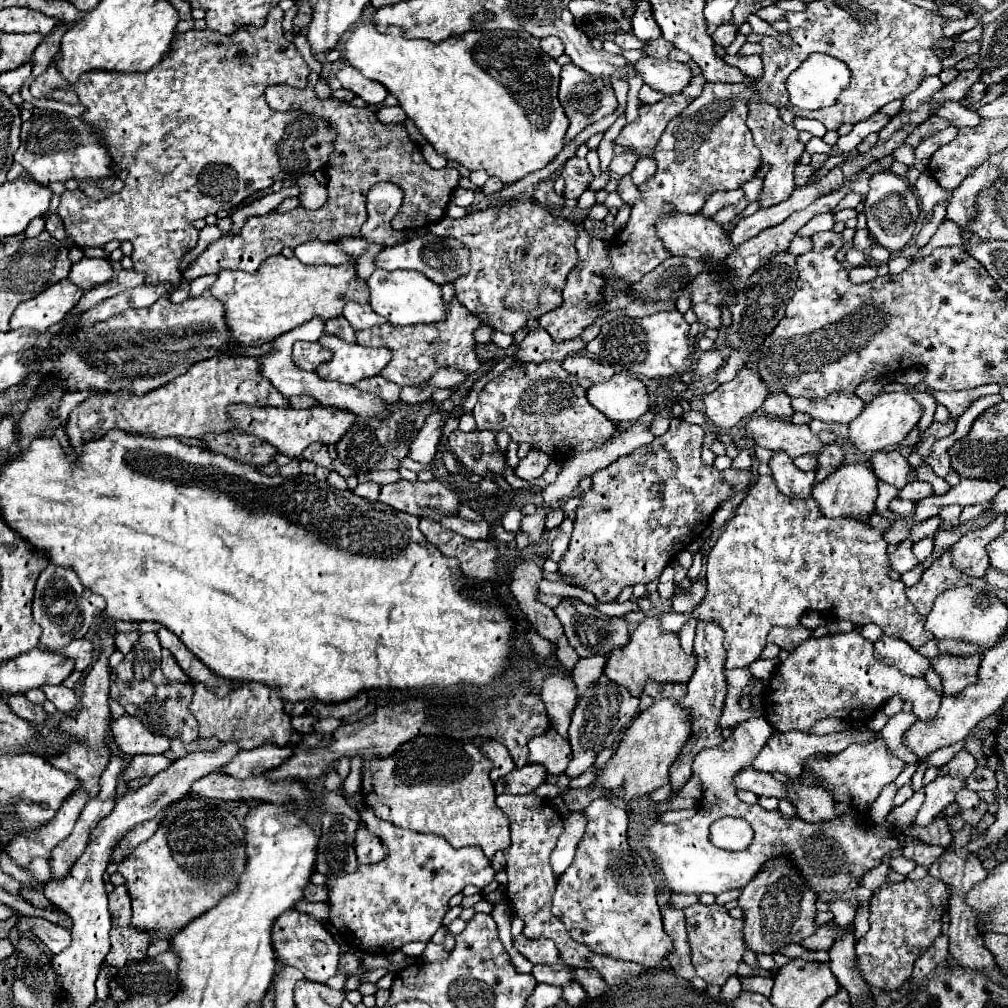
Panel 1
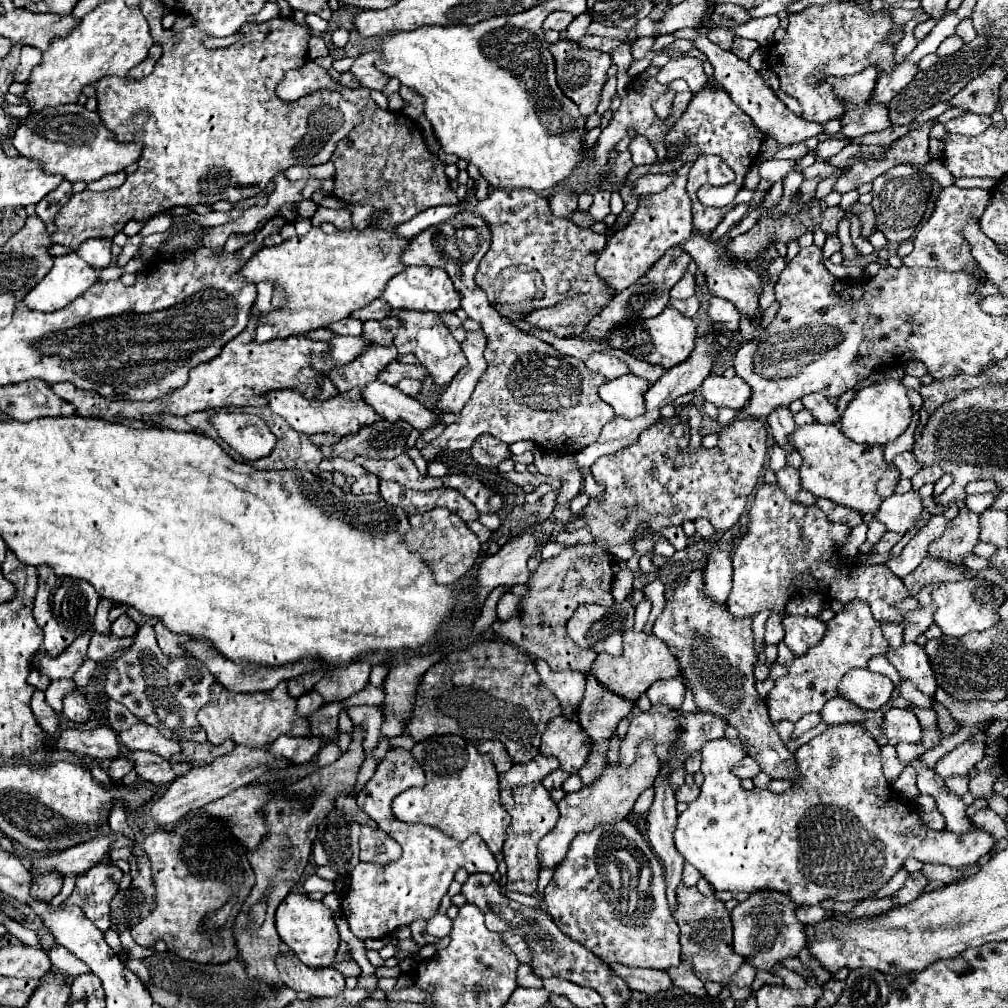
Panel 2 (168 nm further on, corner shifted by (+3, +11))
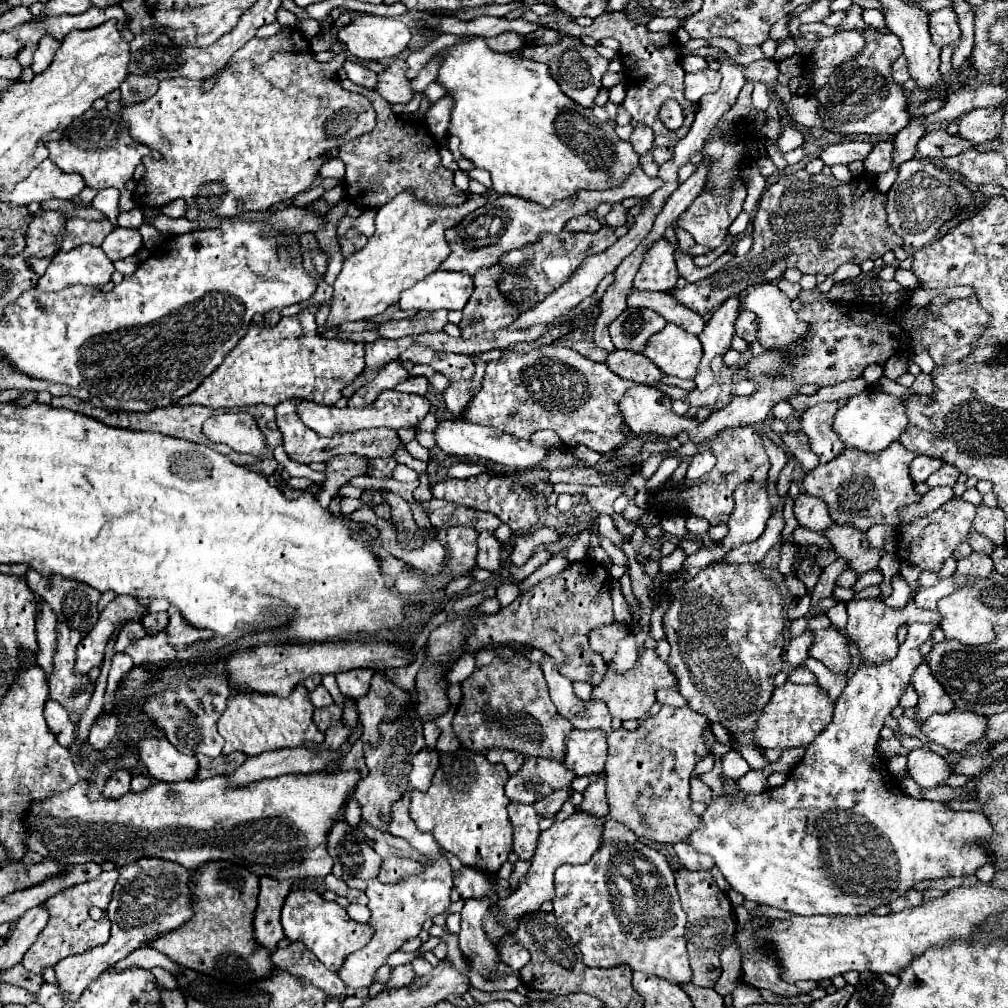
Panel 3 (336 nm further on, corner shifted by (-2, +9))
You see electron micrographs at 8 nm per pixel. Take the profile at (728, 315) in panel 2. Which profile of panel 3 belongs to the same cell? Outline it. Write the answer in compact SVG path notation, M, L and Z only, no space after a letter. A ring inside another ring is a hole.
M742 310L738 320L736 320L736 336L744 338L748 344L758 342L756 338L756 316L752 316L752 312Z

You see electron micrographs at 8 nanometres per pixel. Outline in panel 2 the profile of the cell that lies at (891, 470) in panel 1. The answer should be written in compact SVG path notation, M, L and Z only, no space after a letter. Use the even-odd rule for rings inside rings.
M901 452L901 454L897 454L893 458L893 466L899 470L901 478L913 478L921 470L921 466L913 458L913 452Z

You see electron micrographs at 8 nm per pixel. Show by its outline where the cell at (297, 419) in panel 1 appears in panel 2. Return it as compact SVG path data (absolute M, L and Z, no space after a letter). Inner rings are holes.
M359 388L351 390L349 394L337 394L335 398L327 400L307 400L295 390L281 390L281 392L269 392L265 396L267 404L275 414L279 414L293 430L303 432L303 434L323 434L323 432L333 432L337 436L353 434L365 424L373 424L379 420L379 414L375 414L361 398L359 398Z

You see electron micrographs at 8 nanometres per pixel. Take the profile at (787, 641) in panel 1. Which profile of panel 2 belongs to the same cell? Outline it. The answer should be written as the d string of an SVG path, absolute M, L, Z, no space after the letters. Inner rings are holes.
M785 616L781 624L785 630L783 642L789 646L793 654L807 652L807 648L815 646L825 636L825 624L819 618Z

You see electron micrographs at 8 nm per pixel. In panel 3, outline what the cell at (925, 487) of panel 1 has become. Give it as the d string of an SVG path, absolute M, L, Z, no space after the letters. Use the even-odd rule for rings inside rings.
M944 464L938 472L934 472L934 474L926 480L926 484L928 484L930 488L936 488L936 486L954 486L956 480L958 480L958 476L960 476L960 472L956 470L956 466Z

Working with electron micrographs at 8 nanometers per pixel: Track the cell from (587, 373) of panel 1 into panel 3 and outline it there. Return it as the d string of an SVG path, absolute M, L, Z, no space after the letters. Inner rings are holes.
M614 350L608 356L606 366L614 374L618 374L620 378L640 382L640 384L652 384L652 382L658 382L662 378L660 368L654 366L644 354L638 354L638 352Z

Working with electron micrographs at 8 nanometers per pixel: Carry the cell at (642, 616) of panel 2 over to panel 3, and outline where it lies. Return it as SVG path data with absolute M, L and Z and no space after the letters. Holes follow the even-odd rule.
M629 634L618 643L618 650L614 658L608 663L618 673L632 668L638 659L638 648L634 634Z

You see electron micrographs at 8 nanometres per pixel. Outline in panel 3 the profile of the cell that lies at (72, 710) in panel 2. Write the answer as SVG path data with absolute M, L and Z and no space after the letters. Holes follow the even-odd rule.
M106 714L94 722L90 736L88 736L88 744L98 752L106 750L108 744L112 742L116 730L118 730L118 718L114 714Z

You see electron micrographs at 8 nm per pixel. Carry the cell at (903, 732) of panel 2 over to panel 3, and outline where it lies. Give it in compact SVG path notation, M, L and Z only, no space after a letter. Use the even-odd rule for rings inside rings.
M952 710L948 714L934 714L922 726L922 732L928 736L930 742L942 744L948 750L962 752L966 746L984 738L986 726L988 726L986 716Z

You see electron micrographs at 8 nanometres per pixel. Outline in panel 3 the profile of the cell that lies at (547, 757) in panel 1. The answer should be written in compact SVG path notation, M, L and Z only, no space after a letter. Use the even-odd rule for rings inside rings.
M572 730L566 736L566 760L564 766L574 770L576 776L590 776L590 774L602 774L604 762L608 756L608 742L604 730Z

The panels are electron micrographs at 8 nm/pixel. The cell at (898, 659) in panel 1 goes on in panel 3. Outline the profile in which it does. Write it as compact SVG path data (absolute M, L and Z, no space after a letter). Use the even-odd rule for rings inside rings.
M922 662L912 674L912 686L920 696L916 706L916 718L914 718L918 726L922 726L932 714L946 714L954 708L954 702L948 698L940 682L932 676L926 662Z

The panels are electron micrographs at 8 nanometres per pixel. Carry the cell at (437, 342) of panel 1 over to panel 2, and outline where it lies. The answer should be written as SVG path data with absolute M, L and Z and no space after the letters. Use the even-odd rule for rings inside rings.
M399 312L395 316L389 316L387 320L375 322L363 322L363 336L375 340L377 344L393 344L399 352L397 360L405 354L415 354L415 358L429 370L433 380L439 386L445 386L453 380L453 376L467 364L461 344L453 338L449 326L443 322L441 314L437 312Z

